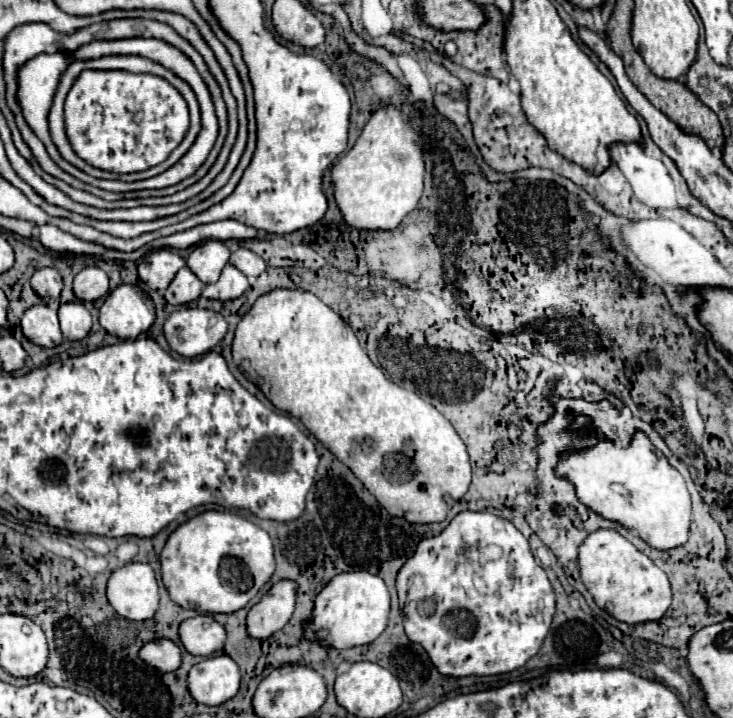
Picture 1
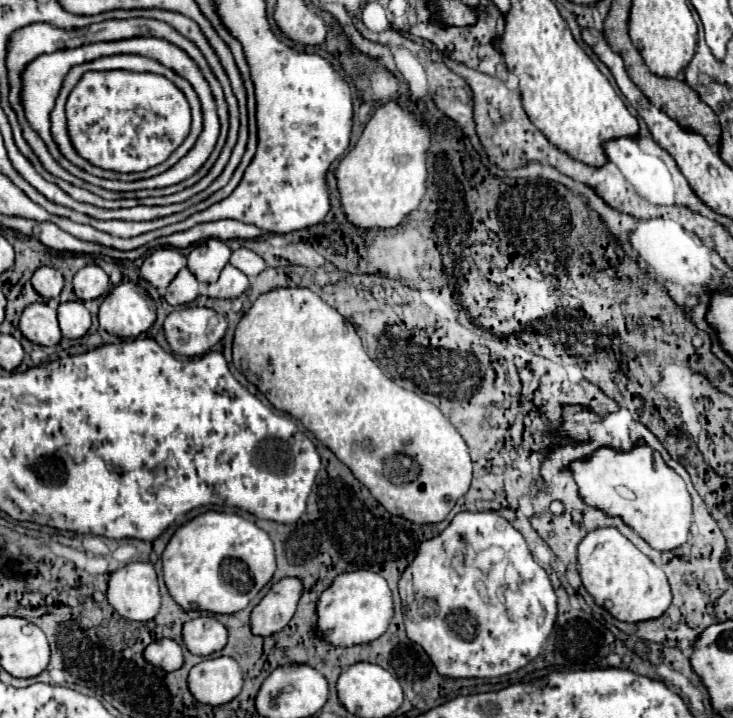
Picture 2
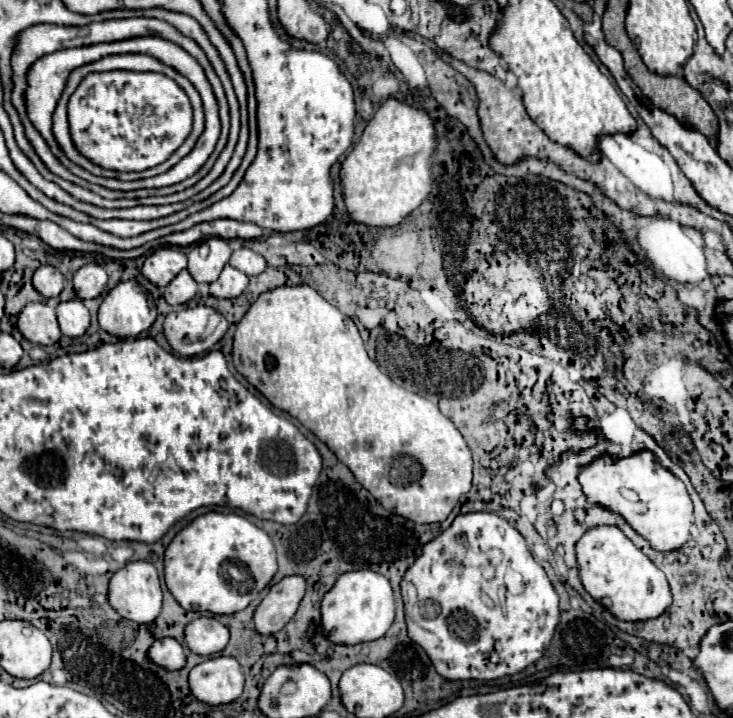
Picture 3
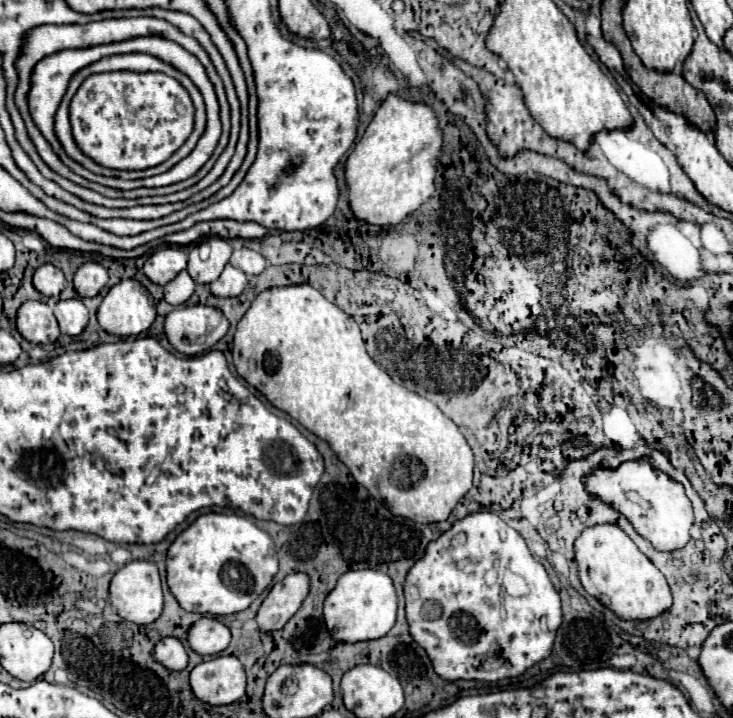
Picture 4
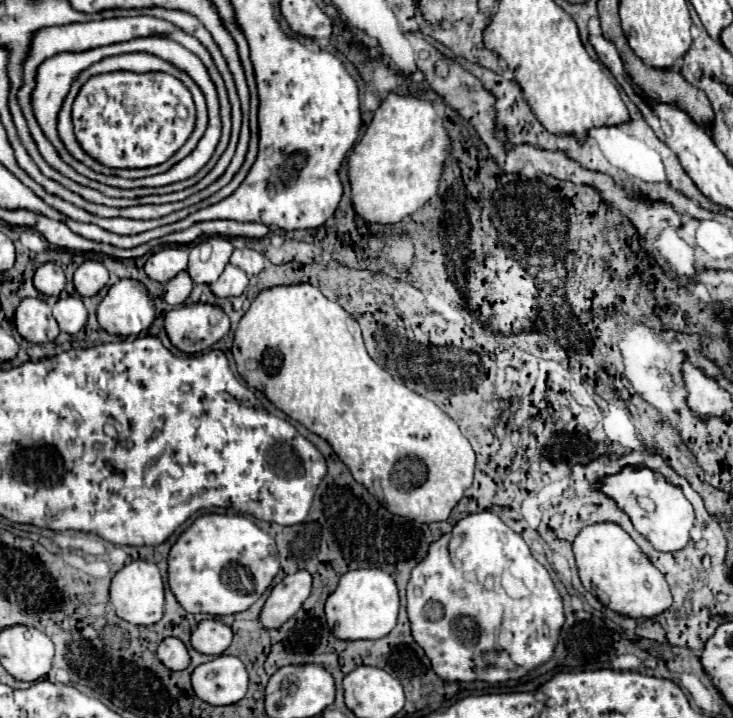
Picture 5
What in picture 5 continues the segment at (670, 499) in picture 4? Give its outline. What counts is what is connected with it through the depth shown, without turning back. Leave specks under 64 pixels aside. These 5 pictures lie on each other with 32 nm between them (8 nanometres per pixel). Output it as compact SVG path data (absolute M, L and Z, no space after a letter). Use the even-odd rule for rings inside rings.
M624 466L618 474L602 476L598 490L616 502L616 506L628 514L634 528L660 552L682 550L690 542L690 528L694 526L694 510L686 500L680 486L670 484L660 472L646 466Z

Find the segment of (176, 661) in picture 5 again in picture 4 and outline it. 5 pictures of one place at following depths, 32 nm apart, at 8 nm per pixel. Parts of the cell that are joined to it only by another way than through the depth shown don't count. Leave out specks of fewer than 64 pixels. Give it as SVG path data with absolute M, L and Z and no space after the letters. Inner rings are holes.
M176 638L160 640L154 646L152 656L156 662L166 666L168 670L184 670L188 664L188 654L186 654L184 646L180 644L180 640L176 640Z

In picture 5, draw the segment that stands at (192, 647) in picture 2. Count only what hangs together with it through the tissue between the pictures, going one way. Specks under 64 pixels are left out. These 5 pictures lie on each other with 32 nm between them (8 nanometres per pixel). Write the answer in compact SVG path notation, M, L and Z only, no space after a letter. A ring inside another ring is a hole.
M210 618L198 622L196 630L192 630L190 634L190 644L200 654L218 656L230 646L230 642L232 642L232 630L226 624Z

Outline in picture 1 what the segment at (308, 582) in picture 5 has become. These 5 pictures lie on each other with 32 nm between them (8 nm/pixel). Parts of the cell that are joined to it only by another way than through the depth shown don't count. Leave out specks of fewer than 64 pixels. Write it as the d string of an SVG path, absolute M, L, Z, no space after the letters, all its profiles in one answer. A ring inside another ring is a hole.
M292 580L276 582L262 598L256 602L246 616L246 632L250 638L264 640L276 630L284 628L294 612L296 584Z

